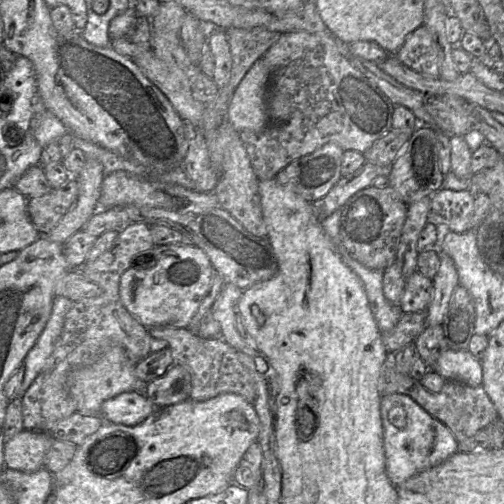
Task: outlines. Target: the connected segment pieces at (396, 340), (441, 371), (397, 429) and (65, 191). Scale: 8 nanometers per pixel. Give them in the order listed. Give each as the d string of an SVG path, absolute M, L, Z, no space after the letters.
M426 311L403 313L395 327L383 333L382 340L389 354L394 354L403 346L414 342L426 326Z
M446 349L430 370L446 381L457 381L472 387L482 385L482 365L468 350Z
M400 393L382 395L380 415L386 472L395 487L417 473L439 465L459 451L458 442L451 431L408 395Z
M71 179L61 188L48 194L27 199L27 210L31 222L40 235L47 235L70 209L78 194L78 184Z

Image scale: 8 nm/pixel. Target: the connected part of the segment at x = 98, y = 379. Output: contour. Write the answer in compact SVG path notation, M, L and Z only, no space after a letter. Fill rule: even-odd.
M116 345L109 347L94 363L72 371L68 376L68 389L77 404L77 412L87 415L99 415L104 401L128 391L144 392L146 385L136 377L135 368L136 364L128 358L124 348Z

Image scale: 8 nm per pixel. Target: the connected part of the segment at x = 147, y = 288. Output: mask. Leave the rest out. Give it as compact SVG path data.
M167 244L152 248L155 265L150 269L128 268L120 277L119 294L124 307L147 329L152 327L188 328L205 298L214 268L199 247L193 244Z

